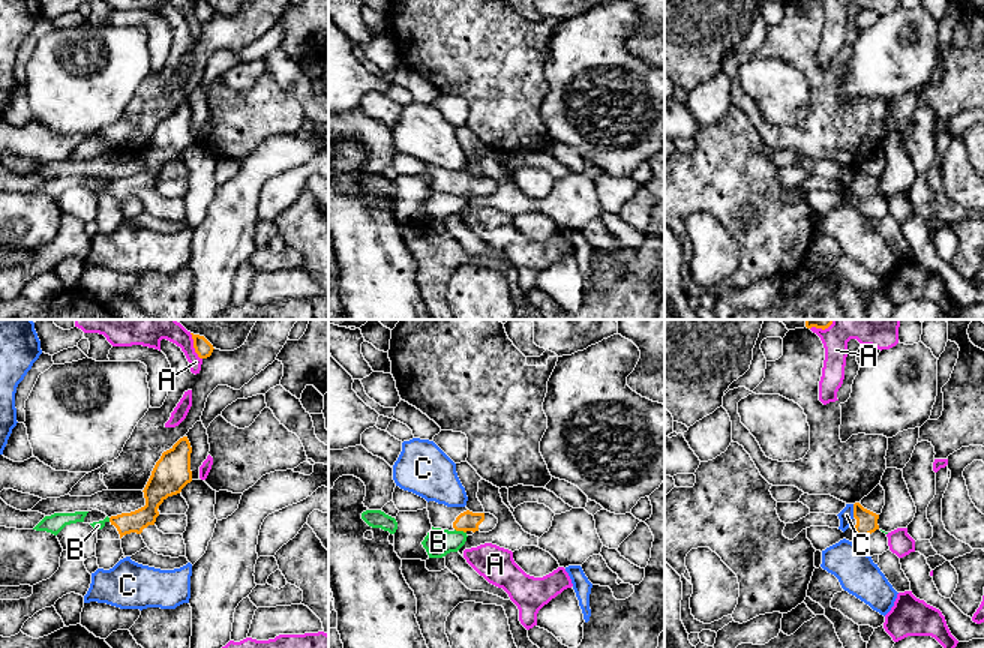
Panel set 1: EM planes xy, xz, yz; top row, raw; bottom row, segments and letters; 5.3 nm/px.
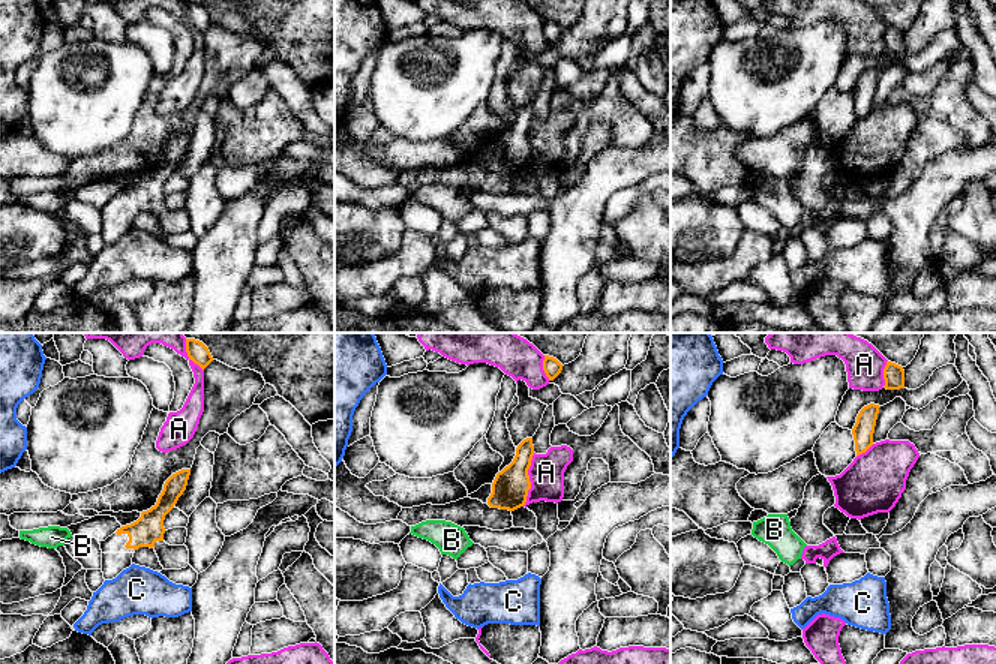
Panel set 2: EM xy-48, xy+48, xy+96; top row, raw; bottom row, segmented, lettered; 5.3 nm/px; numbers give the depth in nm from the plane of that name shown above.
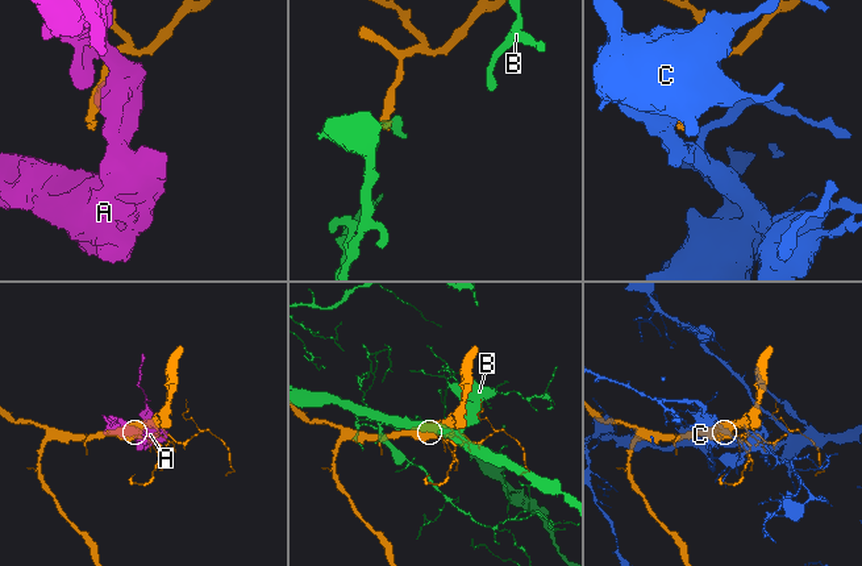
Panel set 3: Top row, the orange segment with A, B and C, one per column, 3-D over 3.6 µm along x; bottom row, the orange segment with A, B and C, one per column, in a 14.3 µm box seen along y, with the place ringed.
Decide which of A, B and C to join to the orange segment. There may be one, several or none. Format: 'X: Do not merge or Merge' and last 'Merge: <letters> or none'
A: Do not merge
B: Do not merge
C: Do not merge
Merge: none

